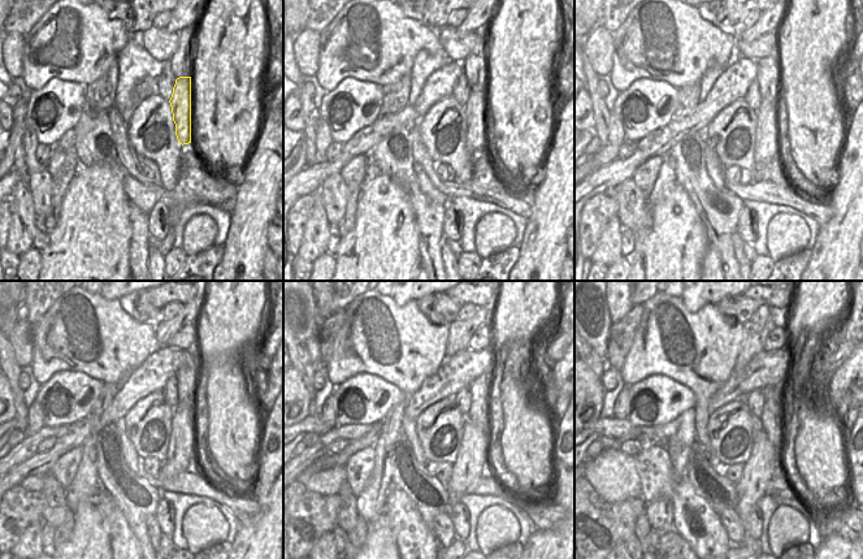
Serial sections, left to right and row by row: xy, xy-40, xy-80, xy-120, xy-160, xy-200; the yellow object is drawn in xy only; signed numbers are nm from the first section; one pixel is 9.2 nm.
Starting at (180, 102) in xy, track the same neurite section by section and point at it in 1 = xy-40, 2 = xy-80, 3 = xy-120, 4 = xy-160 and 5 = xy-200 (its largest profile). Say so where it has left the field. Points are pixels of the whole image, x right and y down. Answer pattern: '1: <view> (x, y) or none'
1: xy-40 (475, 108)
2: xy-80 (766, 147)
3: xy-120 (182, 440)
4: xy-160 (472, 456)
5: xy-200 (760, 467)

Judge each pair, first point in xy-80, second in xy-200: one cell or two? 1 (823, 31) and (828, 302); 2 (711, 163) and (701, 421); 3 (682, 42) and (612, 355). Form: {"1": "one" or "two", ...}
{"1": "one", "2": "one", "3": "two"}

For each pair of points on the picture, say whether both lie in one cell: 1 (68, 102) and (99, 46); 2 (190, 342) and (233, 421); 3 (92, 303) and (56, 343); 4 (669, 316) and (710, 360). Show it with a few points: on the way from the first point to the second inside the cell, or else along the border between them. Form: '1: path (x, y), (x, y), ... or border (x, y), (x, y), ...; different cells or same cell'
1: border (48, 79), (55, 77), (86, 85); different cells
2: border (195, 325), (196, 349); different cells
3: path (86, 313), (66, 333); same cell
4: path (677, 326), (699, 350); same cell

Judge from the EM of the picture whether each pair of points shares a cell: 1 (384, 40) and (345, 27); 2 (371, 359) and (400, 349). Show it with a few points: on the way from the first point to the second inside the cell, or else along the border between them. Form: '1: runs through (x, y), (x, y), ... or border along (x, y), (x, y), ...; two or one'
1: runs through (381, 57), (374, 66), (373, 56), (361, 44); one
2: runs through (378, 351), (381, 349), (393, 349); one

